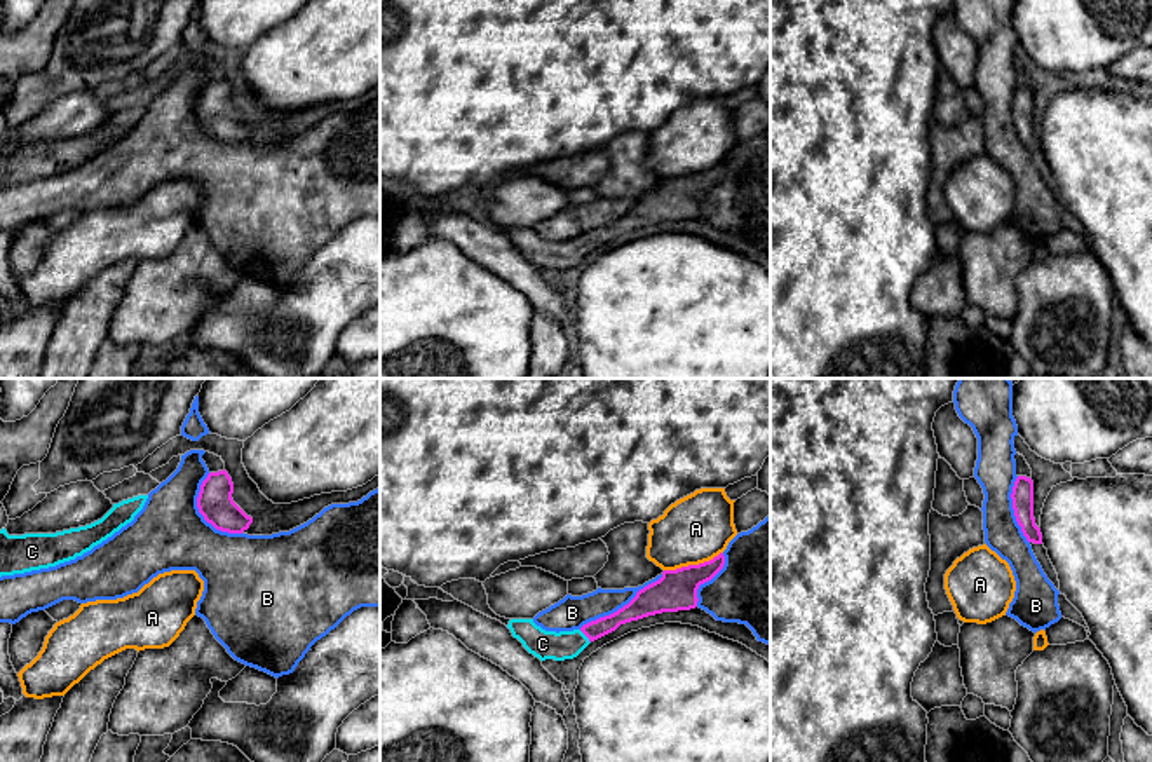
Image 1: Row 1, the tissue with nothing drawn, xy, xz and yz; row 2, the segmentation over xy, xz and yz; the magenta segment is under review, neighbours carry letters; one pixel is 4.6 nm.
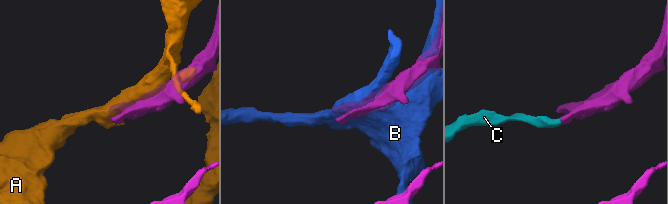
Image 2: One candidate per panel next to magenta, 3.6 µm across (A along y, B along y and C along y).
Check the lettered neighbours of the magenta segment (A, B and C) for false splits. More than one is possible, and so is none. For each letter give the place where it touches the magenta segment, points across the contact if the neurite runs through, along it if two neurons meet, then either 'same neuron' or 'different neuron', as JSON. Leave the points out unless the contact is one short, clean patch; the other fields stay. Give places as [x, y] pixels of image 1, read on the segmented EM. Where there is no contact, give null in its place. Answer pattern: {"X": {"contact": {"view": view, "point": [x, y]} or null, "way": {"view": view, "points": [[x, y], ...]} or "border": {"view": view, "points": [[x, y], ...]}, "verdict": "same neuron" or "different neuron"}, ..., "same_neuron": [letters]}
{"A": {"contact": {"view": "xz", "point": [692, 565]}, "verdict": "different neuron"}, "B": {"contact": {"view": "xz", "point": [623, 607]}, "verdict": "different neuron"}, "C": {"contact": {"view": "xz", "point": [586, 635]}, "way": {"view": "xz", "points": [[633, 611], [586, 635], [570, 644], [542, 644]]}, "verdict": "same neuron"}, "same_neuron": ["C"]}

